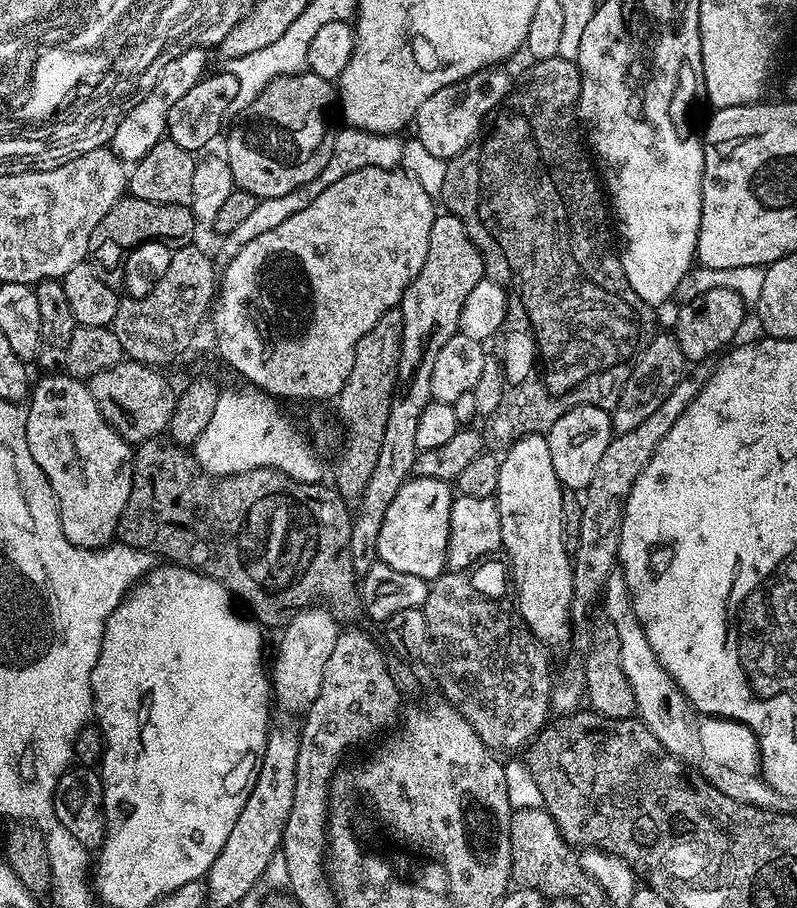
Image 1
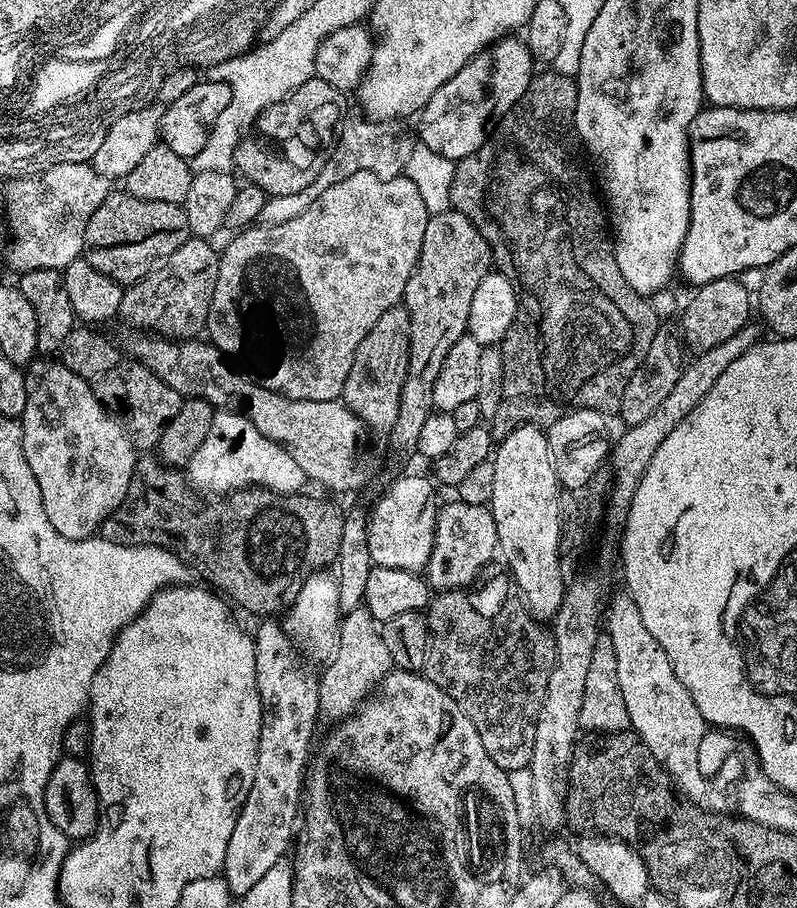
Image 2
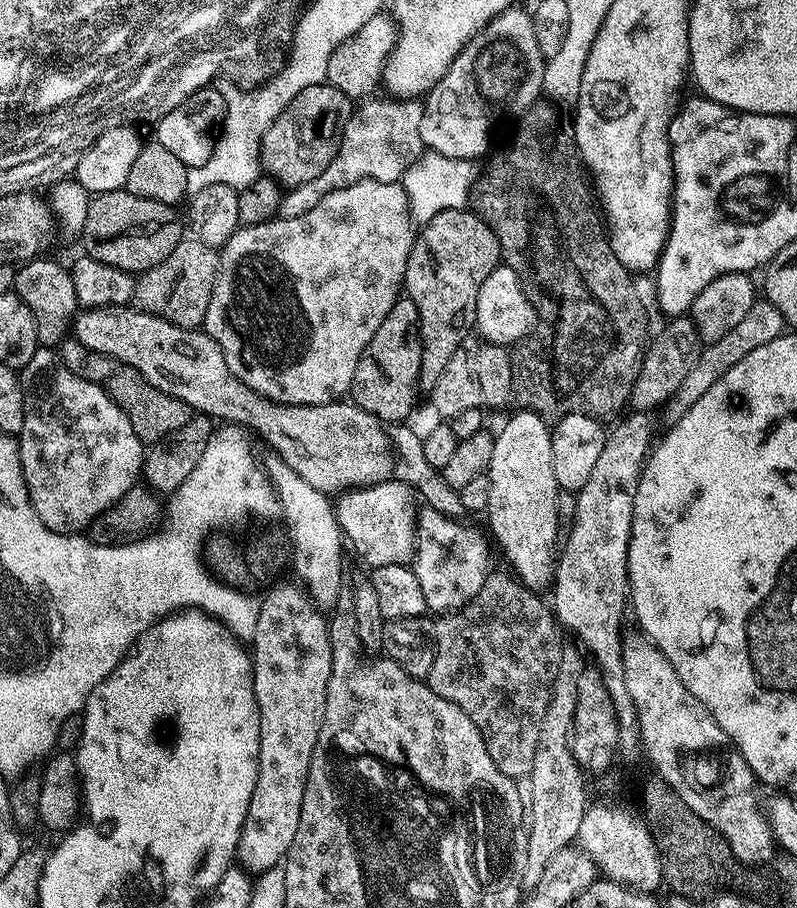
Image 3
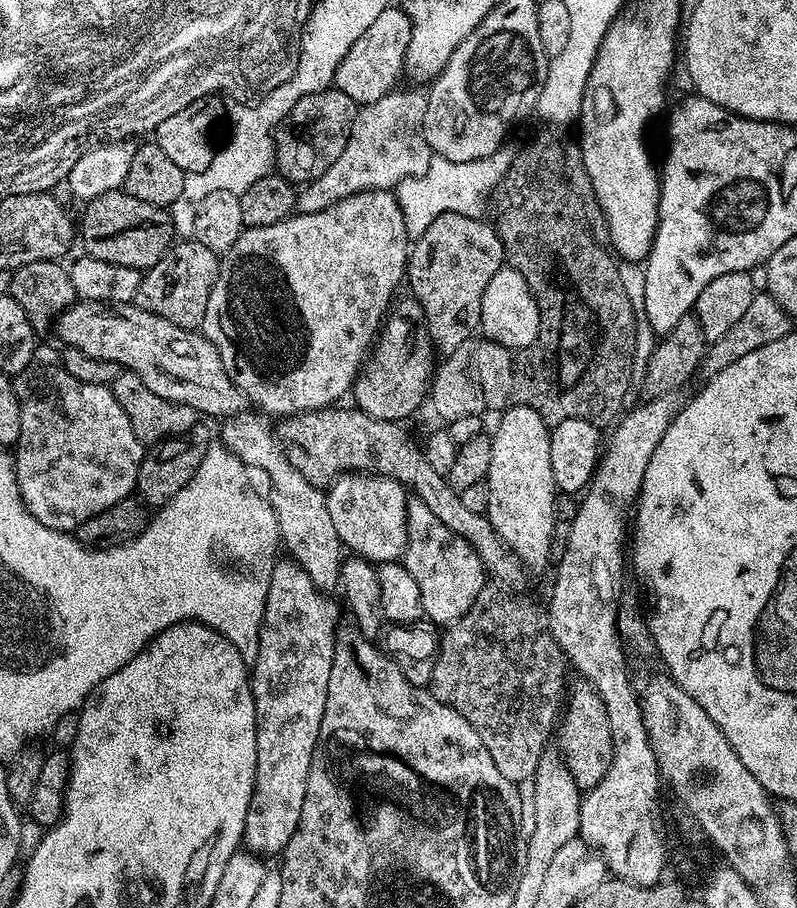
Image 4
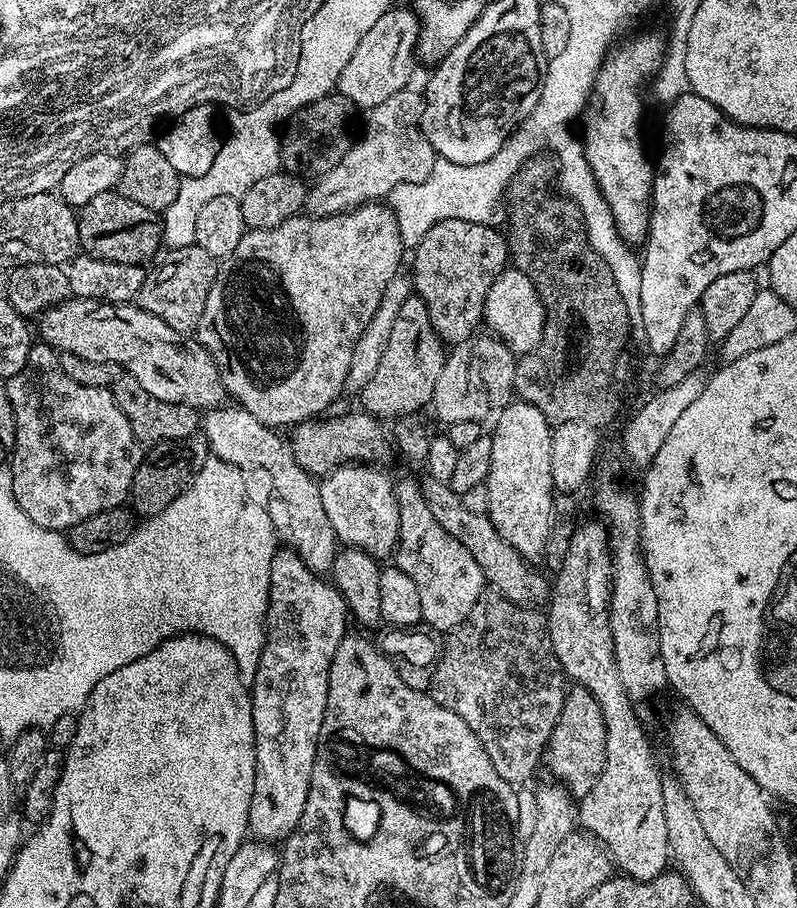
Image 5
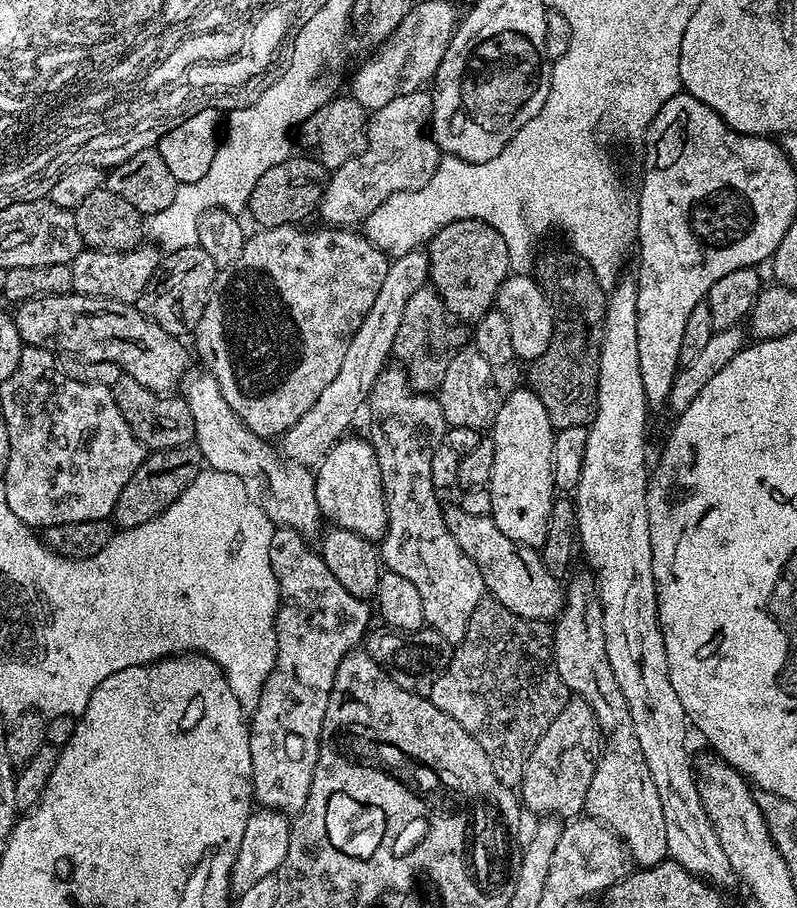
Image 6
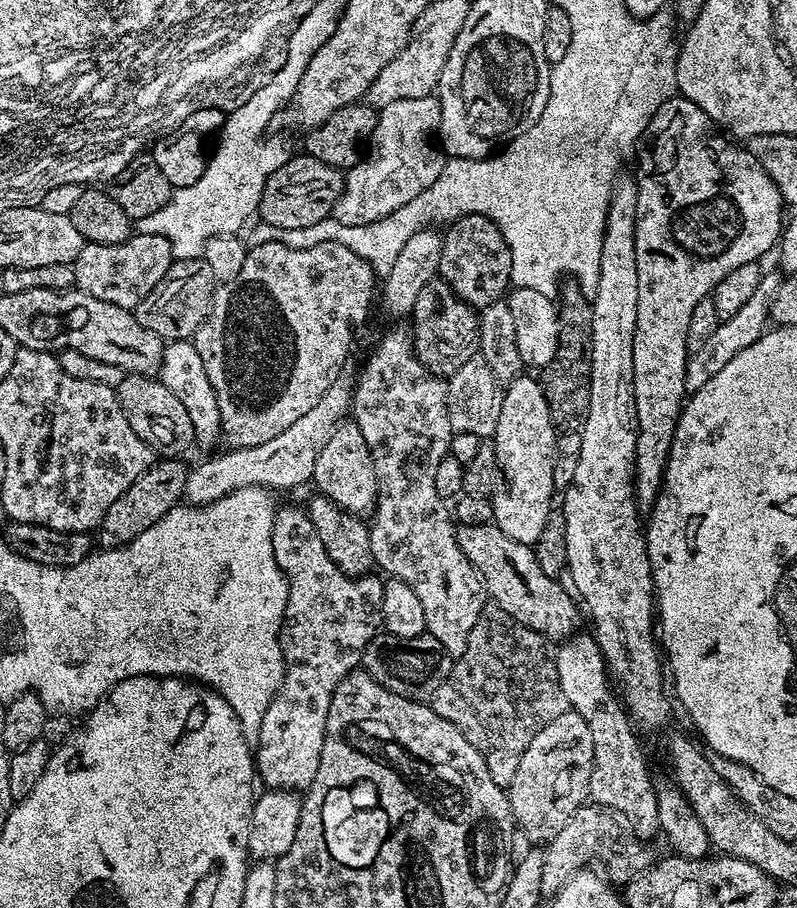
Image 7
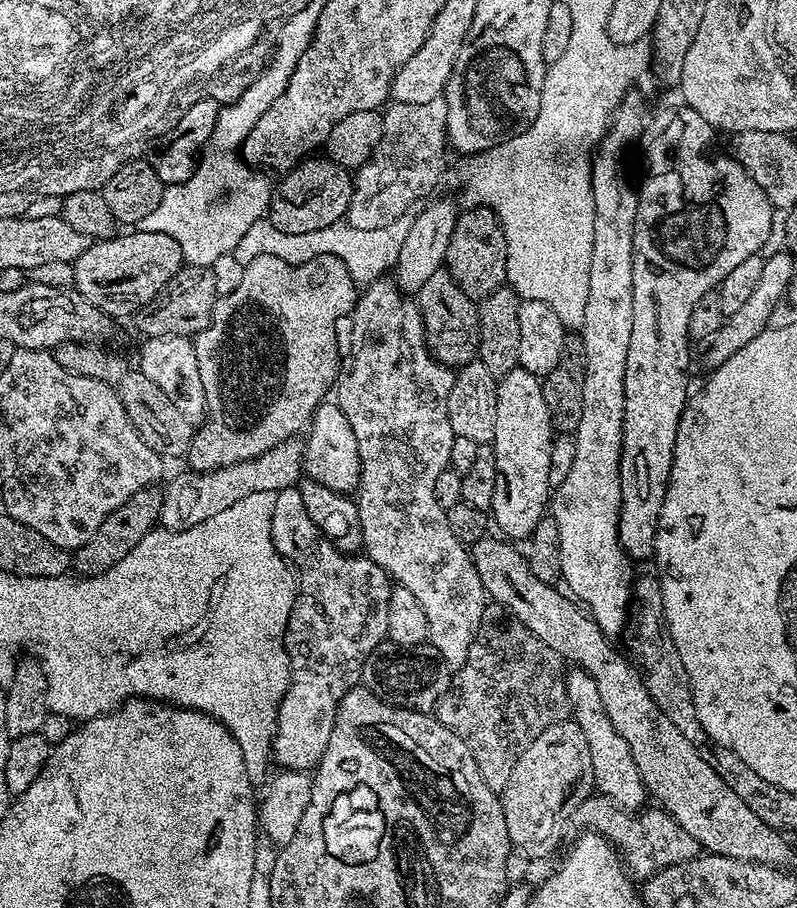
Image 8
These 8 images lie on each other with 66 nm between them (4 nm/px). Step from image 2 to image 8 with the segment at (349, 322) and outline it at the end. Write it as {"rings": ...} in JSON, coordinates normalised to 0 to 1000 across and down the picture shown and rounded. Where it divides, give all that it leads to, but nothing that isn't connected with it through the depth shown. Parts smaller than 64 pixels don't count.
{"rings":[[[331,279],[326,283],[320,283],[312,291],[307,291],[304,311],[299,314],[299,319],[272,329],[263,355],[243,371],[246,393],[248,394],[248,412],[256,431],[257,450],[256,461],[250,470],[242,475],[241,490],[237,491],[233,499],[235,514],[240,519],[266,520],[271,515],[282,515],[294,509],[306,509],[334,500],[334,496],[368,483],[373,479],[371,475],[376,470],[380,472],[390,464],[393,454],[410,437],[407,435],[410,432],[413,435],[418,431],[429,409],[429,388],[427,392],[427,379],[422,376],[422,352],[429,351],[430,348],[433,351],[445,339],[448,329],[449,314],[442,309],[442,302],[435,291],[425,282],[395,282],[389,287],[369,292],[344,280]]]}

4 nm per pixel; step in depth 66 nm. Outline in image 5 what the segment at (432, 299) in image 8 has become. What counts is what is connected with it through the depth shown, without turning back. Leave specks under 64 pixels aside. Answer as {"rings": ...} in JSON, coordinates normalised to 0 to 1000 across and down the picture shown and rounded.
{"rings":[[[521,324],[512,326],[499,340],[499,350],[494,350],[474,407],[469,407],[469,416],[454,428],[455,453],[473,460],[501,460],[526,455],[526,449],[536,450],[542,443],[545,424],[555,413],[558,391],[560,380],[545,363],[535,333]]]}

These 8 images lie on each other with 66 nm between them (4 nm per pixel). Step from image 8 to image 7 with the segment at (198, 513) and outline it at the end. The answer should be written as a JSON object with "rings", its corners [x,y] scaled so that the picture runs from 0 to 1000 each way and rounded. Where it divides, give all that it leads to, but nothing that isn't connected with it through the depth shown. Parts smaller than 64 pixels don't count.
{"rings":[[[429,412],[417,422],[414,430],[399,438],[399,444],[379,456],[374,465],[359,469],[354,478],[339,482],[339,487],[329,487],[329,491],[312,493],[291,493],[277,502],[266,502],[242,514],[233,526],[230,550],[237,556],[262,555],[294,540],[317,535],[332,540],[341,537],[371,537],[375,533],[386,533],[394,522],[394,509],[404,498],[404,491],[414,482],[414,478],[425,469],[427,464],[438,457],[442,447],[443,415]]]}

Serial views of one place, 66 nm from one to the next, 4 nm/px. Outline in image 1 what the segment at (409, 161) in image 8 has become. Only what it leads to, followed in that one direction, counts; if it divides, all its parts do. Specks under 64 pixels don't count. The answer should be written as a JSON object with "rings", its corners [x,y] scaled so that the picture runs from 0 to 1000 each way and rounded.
{"rings":[[[435,139],[428,140],[428,142],[423,150],[420,146],[415,151],[417,169],[409,183],[395,196],[374,205],[374,209],[364,209],[364,214],[349,214],[349,218],[324,220],[315,237],[300,246],[292,257],[280,261],[281,270],[277,271],[276,278],[281,284],[299,280],[299,275],[304,275],[304,271],[309,271],[309,267],[314,267],[314,262],[324,262],[324,258],[329,258],[334,253],[344,253],[344,249],[359,244],[359,240],[364,240],[364,236],[374,236],[374,231],[389,227],[389,222],[394,222],[394,218],[399,218],[399,214],[404,214],[404,209],[409,209],[409,205],[419,205],[419,200],[424,200],[424,196],[434,196],[434,192],[444,192],[444,187],[455,185],[497,185],[501,182],[507,164],[507,154],[501,149],[486,150]]]}

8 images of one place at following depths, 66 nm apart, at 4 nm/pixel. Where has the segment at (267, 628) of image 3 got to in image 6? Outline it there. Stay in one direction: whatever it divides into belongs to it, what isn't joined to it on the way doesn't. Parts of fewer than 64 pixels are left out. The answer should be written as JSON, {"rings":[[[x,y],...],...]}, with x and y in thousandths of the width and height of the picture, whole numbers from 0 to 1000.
{"rings":[[[348,580],[336,594],[339,628],[344,628],[351,651],[351,670],[346,673],[346,731],[329,756],[324,778],[315,781],[311,803],[320,884],[326,890],[339,890],[358,896],[374,895],[379,888],[384,888],[389,861],[394,857],[394,844],[399,839],[409,773],[419,756],[424,729],[429,729],[429,725],[434,725],[434,720],[450,710],[447,709],[450,705],[453,708],[458,704],[464,692],[462,682],[469,678],[463,662],[444,659],[439,650],[430,648],[429,641],[414,632],[414,623],[409,623],[400,607],[386,599],[390,598],[379,587],[354,580]]]}

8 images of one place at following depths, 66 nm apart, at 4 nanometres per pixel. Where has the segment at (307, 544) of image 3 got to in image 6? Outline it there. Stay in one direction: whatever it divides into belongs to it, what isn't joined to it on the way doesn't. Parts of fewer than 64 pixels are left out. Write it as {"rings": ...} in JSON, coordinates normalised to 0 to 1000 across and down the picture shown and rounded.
{"rings":[[[251,407],[251,411],[238,419],[230,424],[228,439],[238,447],[238,456],[243,456],[243,488],[256,501],[257,512],[267,520],[296,520],[306,518],[301,517],[306,514],[327,515],[336,528],[336,537],[346,550],[346,565],[340,565],[340,576],[376,586],[384,593],[391,593],[396,585],[400,587],[404,569],[393,517],[355,506],[348,494],[345,498],[336,490],[340,488],[332,481],[315,476],[279,438],[279,430],[265,410]]]}

